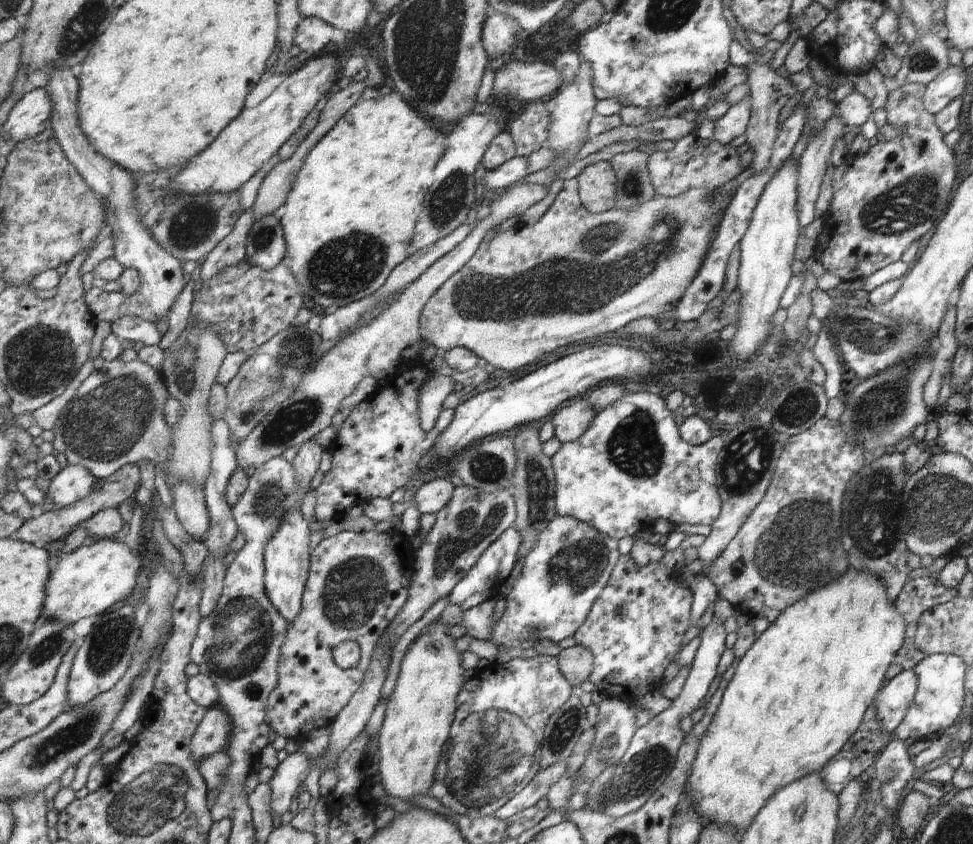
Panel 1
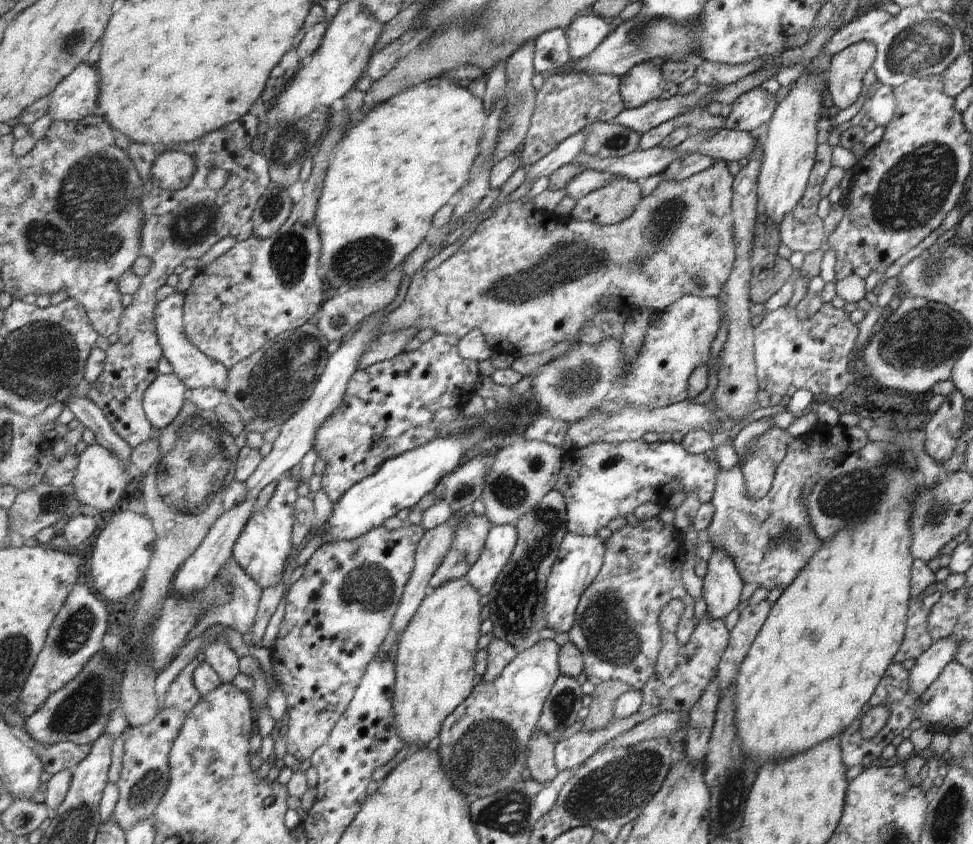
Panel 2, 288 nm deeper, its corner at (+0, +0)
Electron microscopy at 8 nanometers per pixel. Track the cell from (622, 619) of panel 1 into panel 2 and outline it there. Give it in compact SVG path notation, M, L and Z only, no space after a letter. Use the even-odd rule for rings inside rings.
M659 516L639 522L639 526L623 526L605 540L603 566L593 578L593 582L583 590L579 604L573 614L573 630L569 634L569 644L573 644L583 656L583 674L591 686L599 686L609 680L619 680L631 690L641 690L655 670L659 654L659 614L673 600L683 604L683 614L677 624L677 644L687 644L697 626L693 618L695 602L687 594L681 582L681 564L685 556L683 534L675 526L665 526Z

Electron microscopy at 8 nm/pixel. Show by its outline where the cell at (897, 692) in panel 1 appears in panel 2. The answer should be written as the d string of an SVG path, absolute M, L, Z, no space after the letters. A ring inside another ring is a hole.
M943 638L937 640L929 646L925 654L921 654L915 660L915 666L909 670L909 690L919 698L929 684L939 676L943 666L953 660L955 654L955 640L953 638Z

